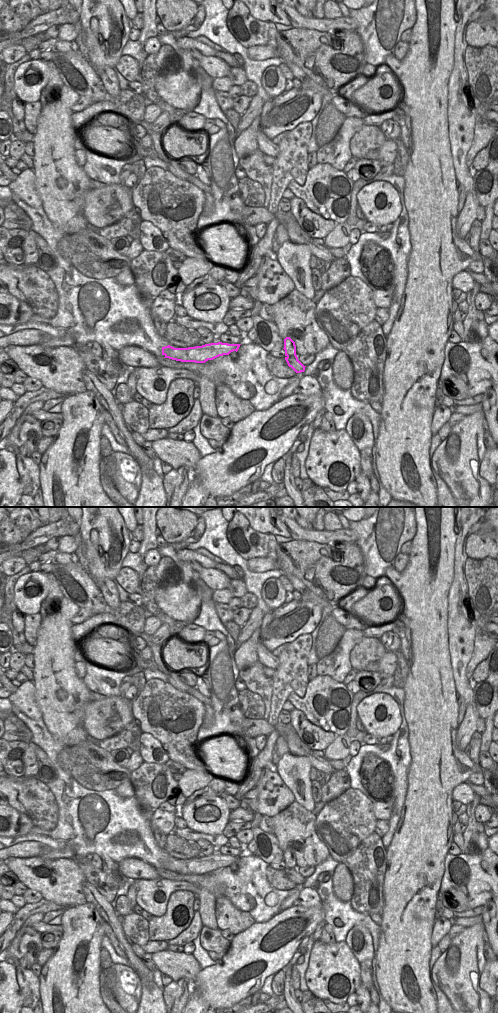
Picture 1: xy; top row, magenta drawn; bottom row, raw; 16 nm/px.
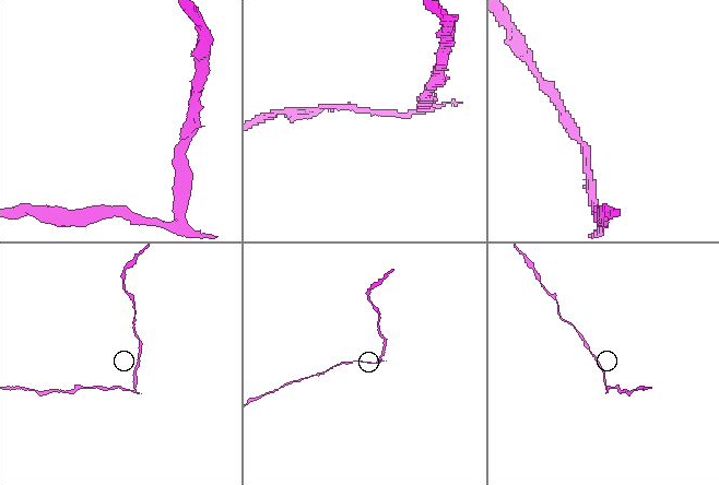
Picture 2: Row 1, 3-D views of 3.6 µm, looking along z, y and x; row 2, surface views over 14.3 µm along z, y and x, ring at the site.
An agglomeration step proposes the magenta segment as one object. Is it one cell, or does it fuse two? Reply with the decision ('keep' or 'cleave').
cleave

